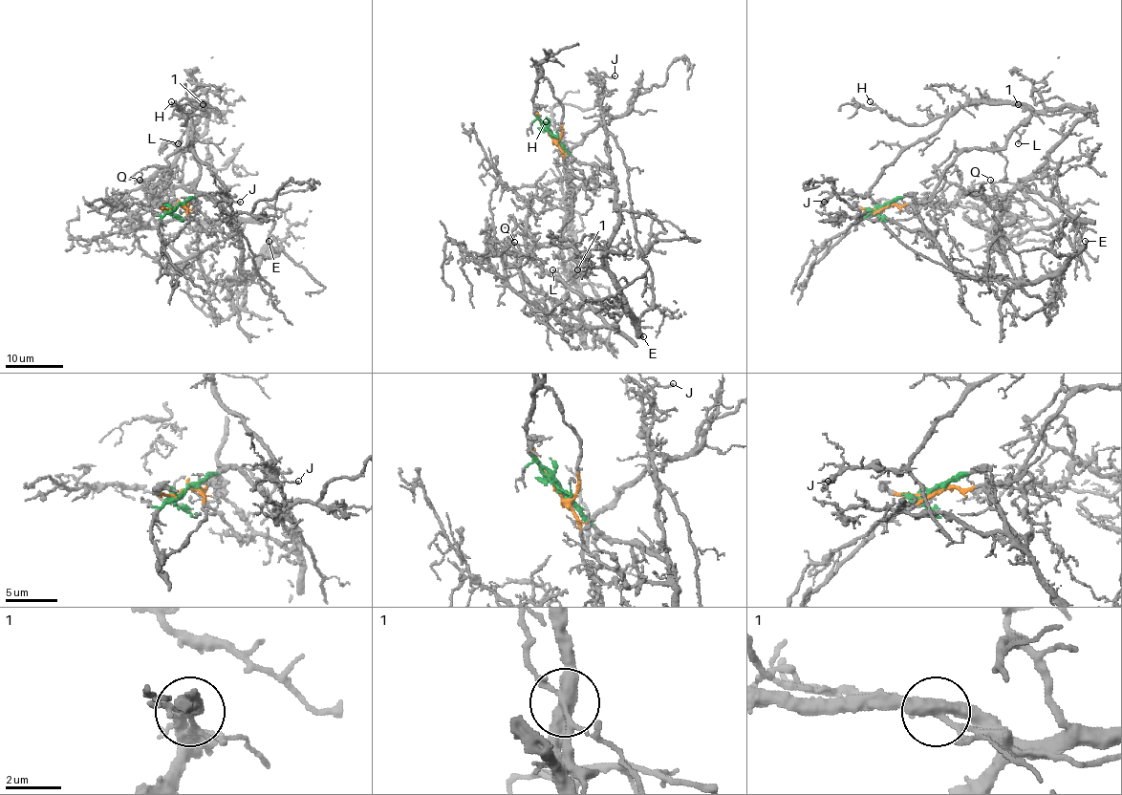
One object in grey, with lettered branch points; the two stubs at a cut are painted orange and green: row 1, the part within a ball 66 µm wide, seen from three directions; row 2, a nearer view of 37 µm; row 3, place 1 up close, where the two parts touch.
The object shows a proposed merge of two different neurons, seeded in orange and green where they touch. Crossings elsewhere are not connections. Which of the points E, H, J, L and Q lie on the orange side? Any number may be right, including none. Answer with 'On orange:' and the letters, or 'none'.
On orange: H, J, L, Q

